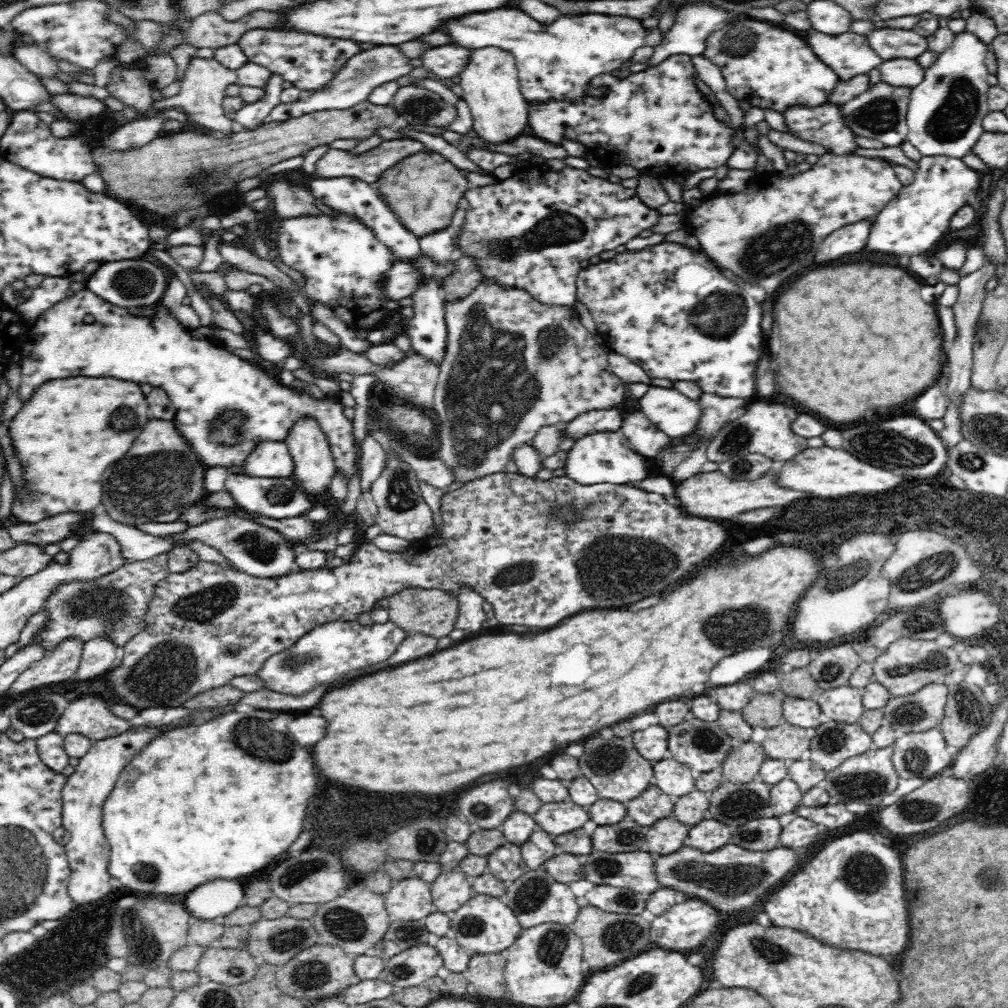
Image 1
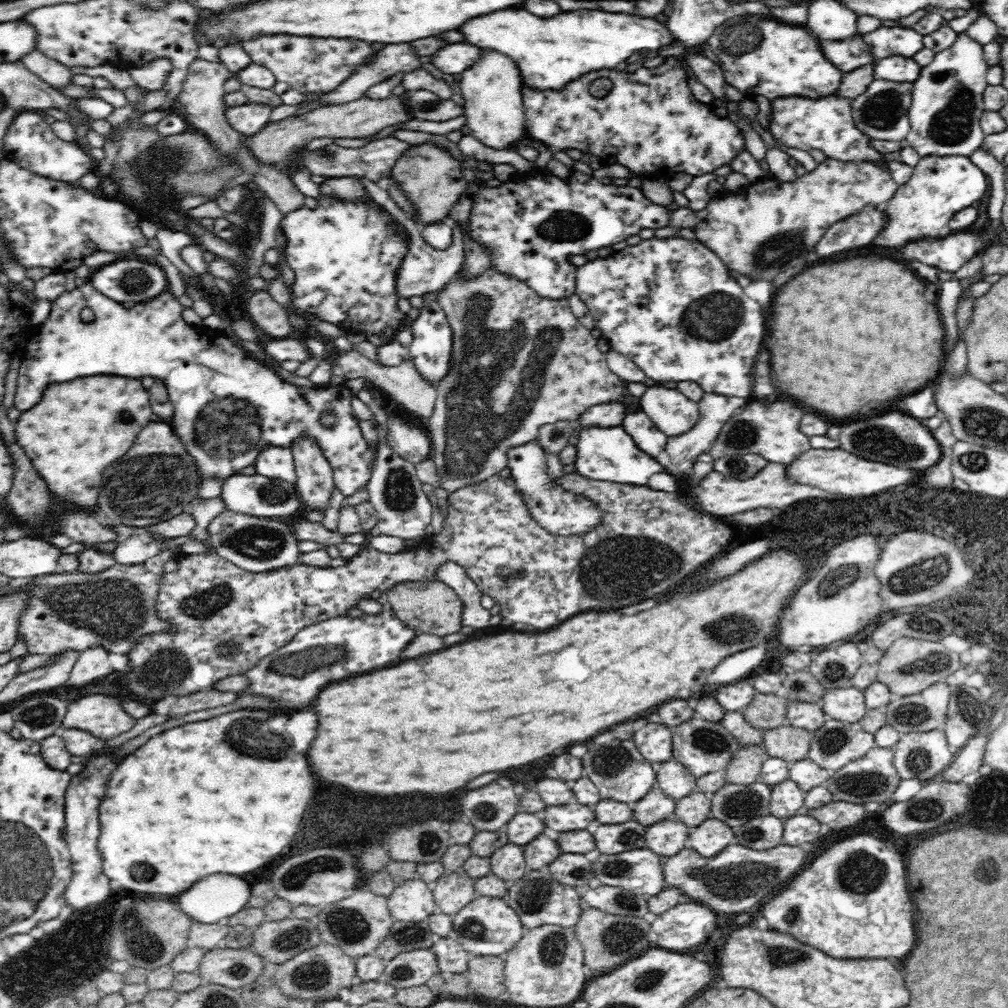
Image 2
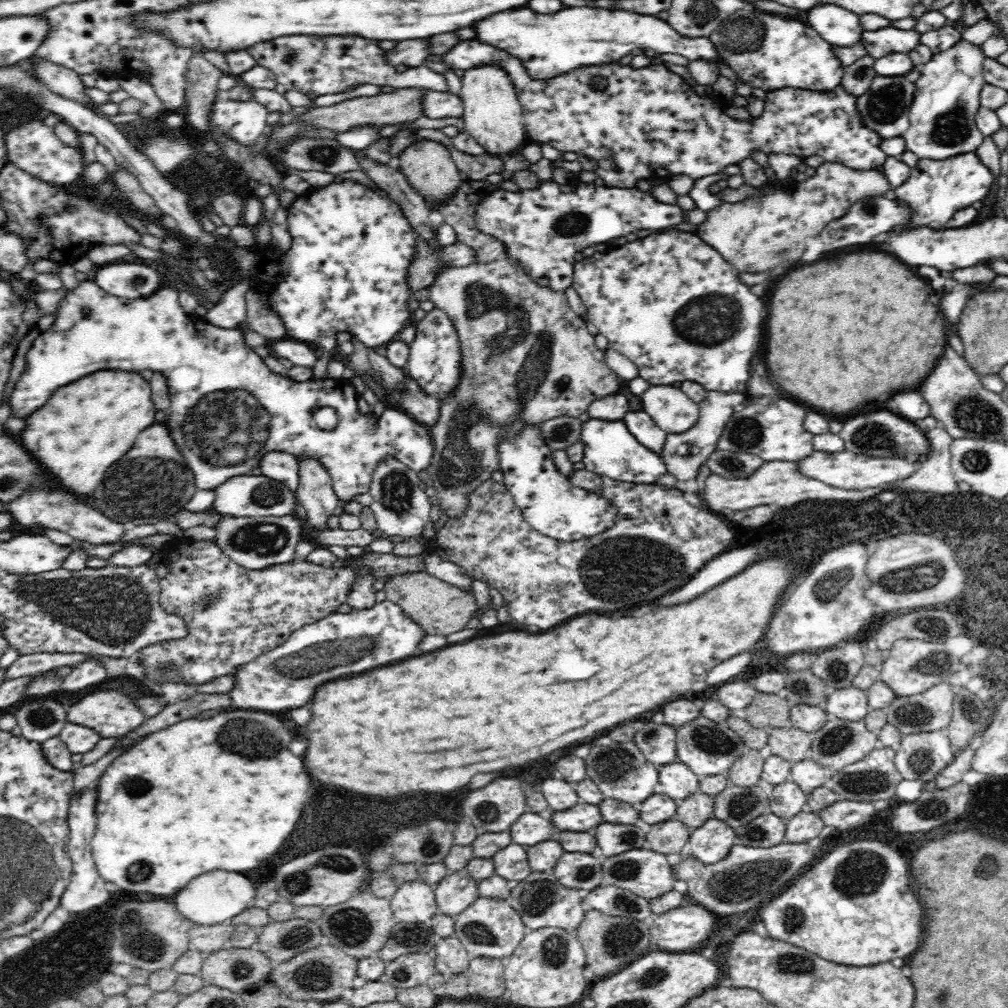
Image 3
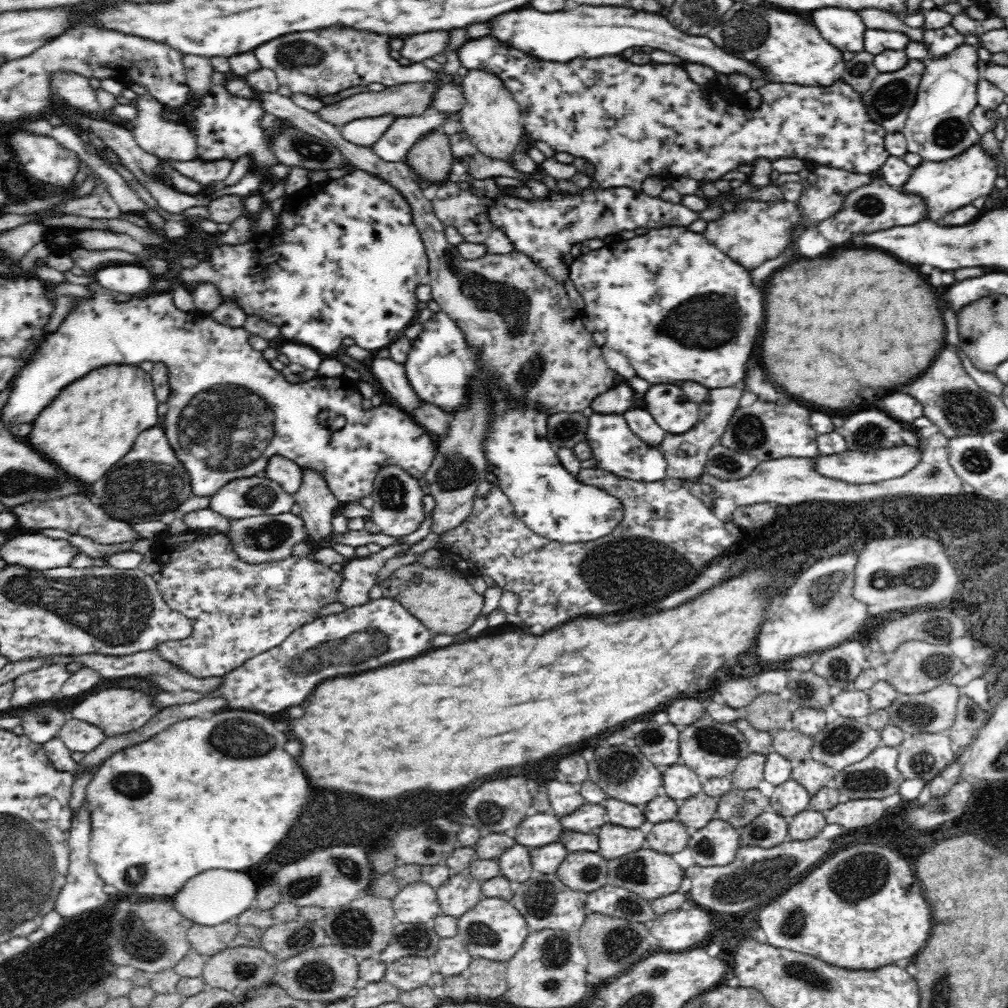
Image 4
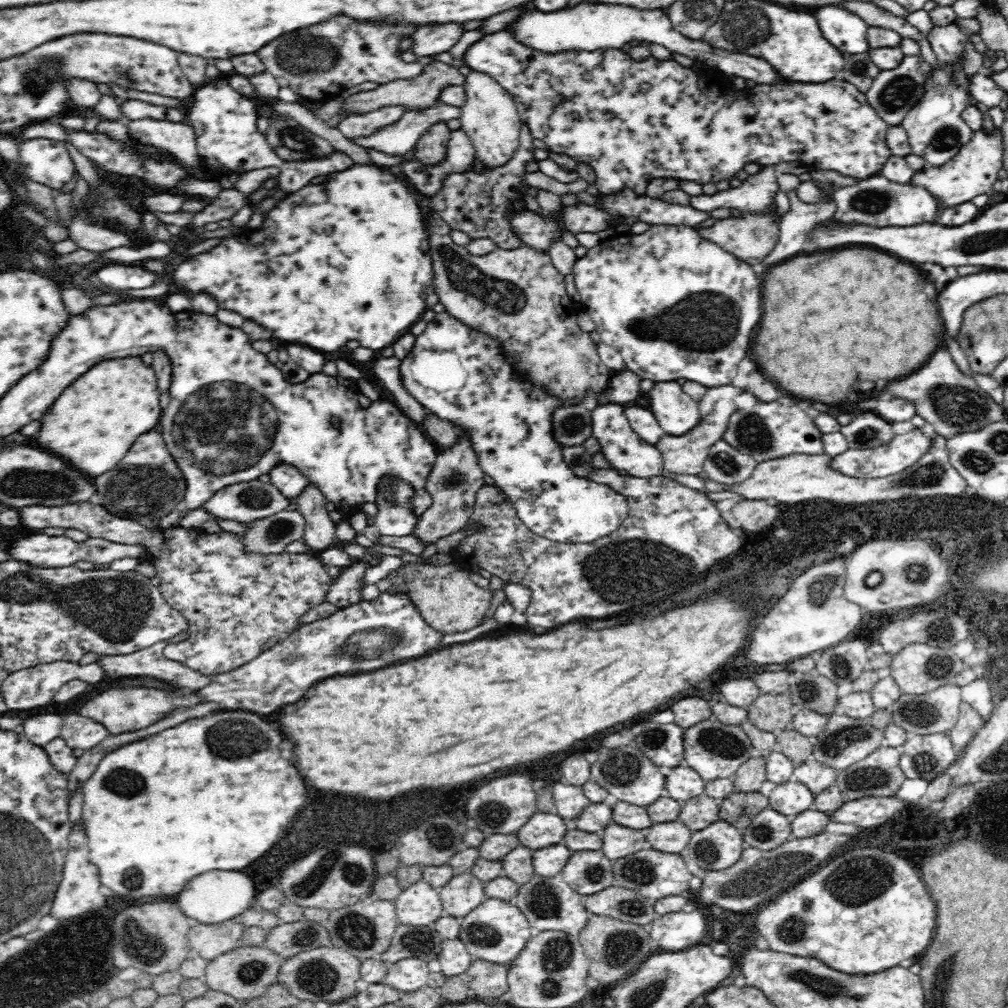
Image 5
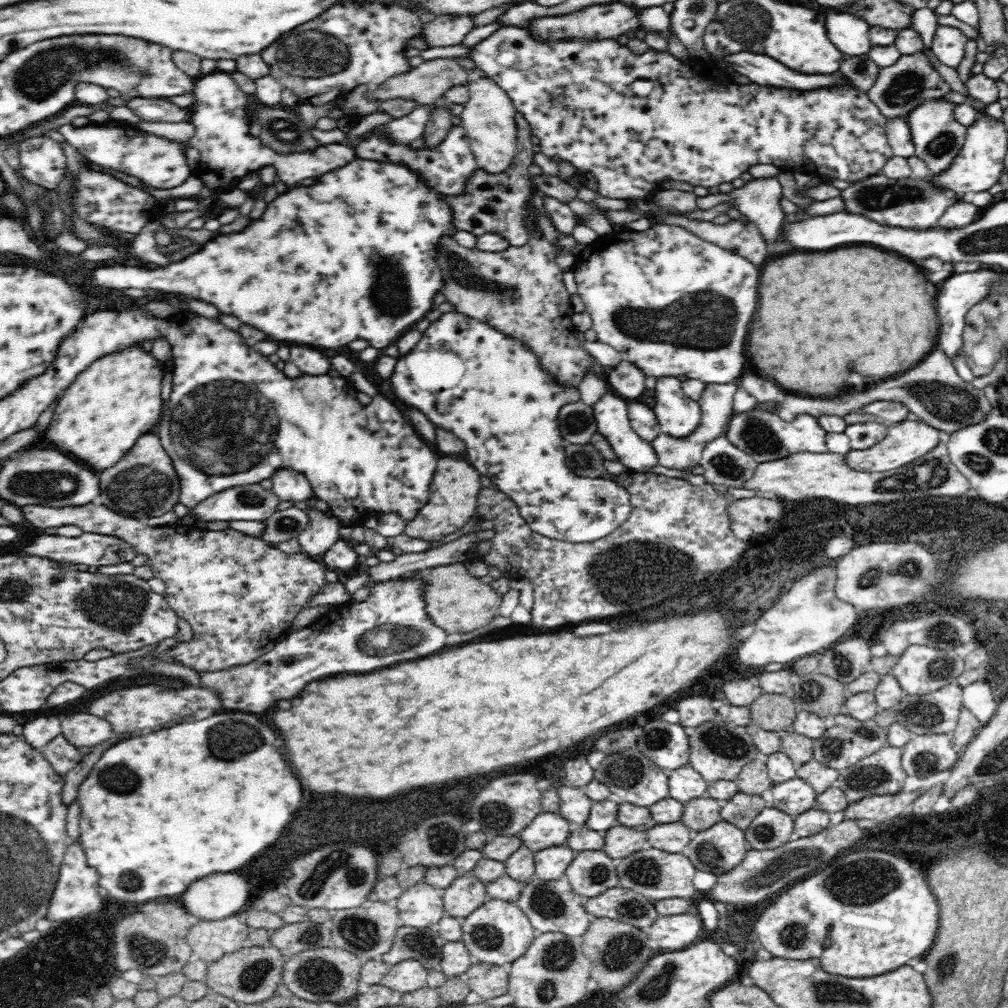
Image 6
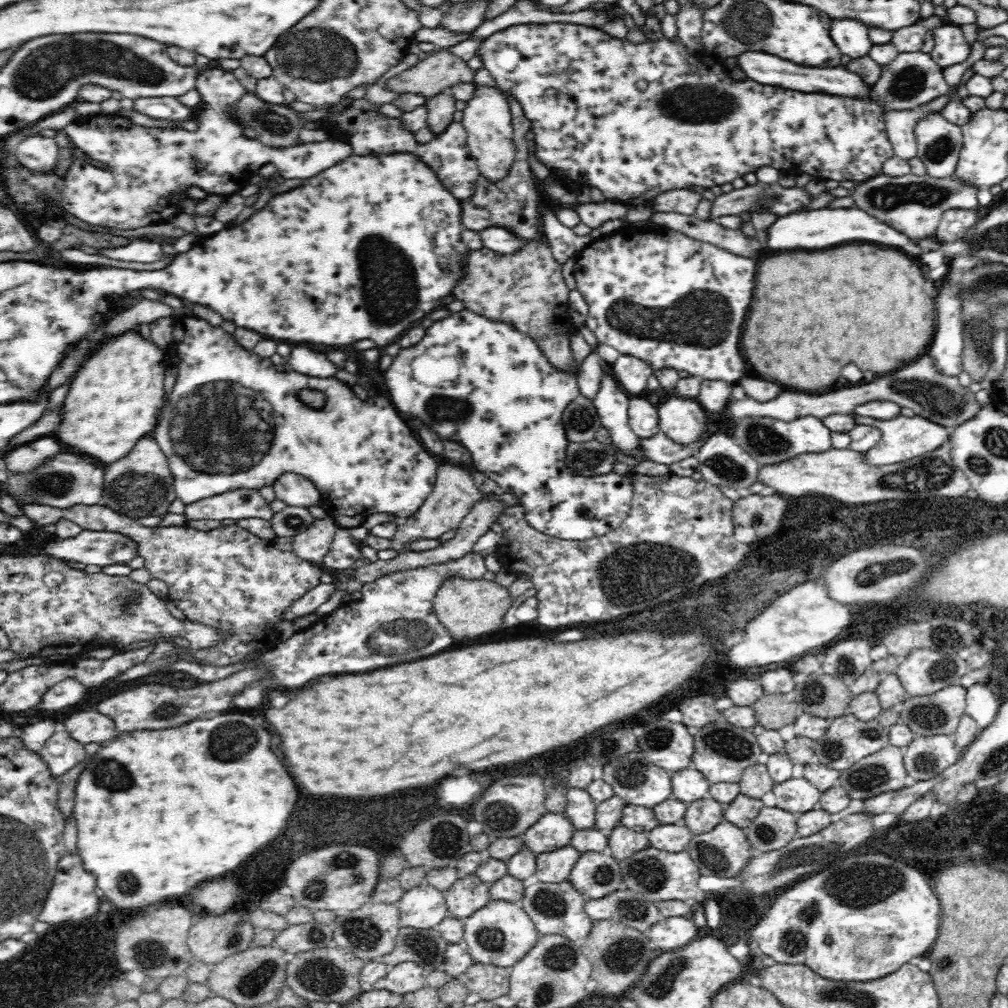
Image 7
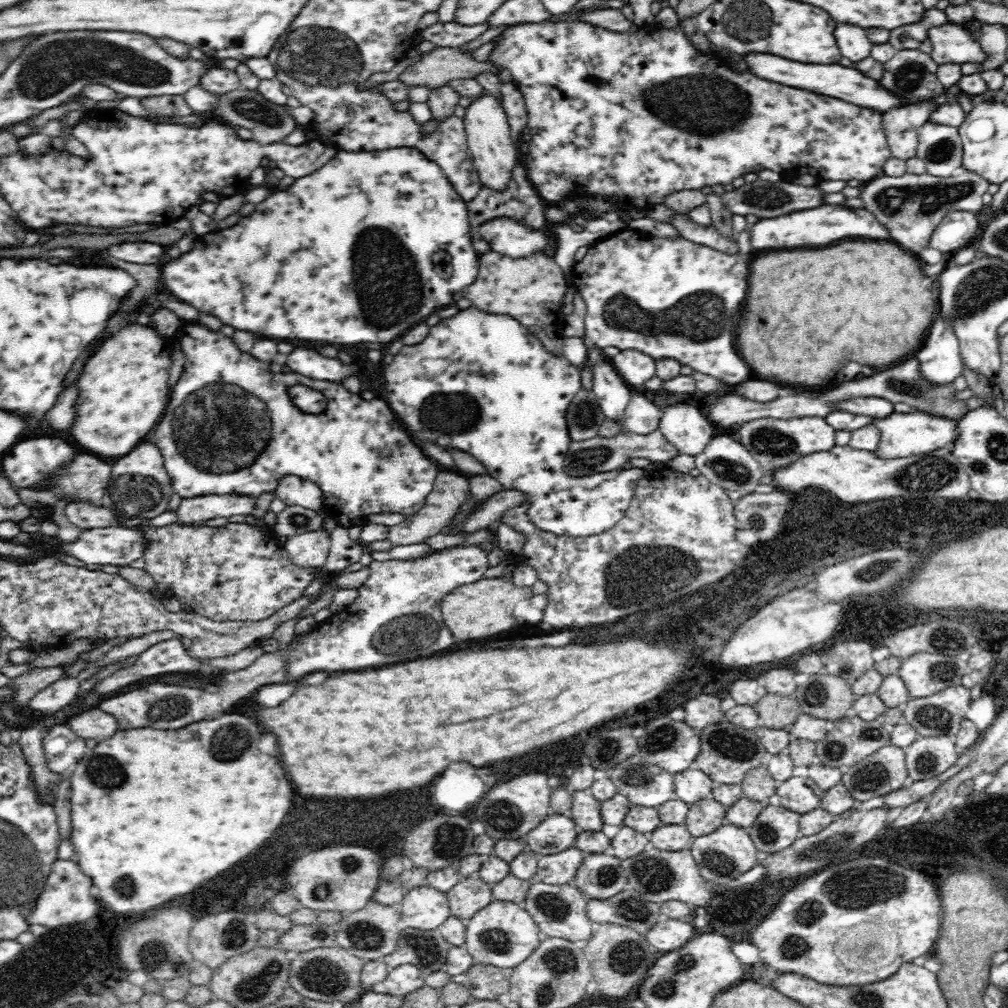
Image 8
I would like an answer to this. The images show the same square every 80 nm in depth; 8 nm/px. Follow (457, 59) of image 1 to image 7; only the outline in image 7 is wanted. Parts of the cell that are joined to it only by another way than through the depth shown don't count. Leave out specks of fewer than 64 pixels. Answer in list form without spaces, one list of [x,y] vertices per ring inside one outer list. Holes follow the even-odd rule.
[[[574,23],[516,24],[482,40],[479,48],[476,49],[476,56],[481,59],[483,68],[490,73],[496,86],[507,95],[512,95],[514,102],[524,109],[526,118],[531,124],[531,131],[534,132],[536,156],[546,168],[549,168],[552,177],[574,192],[585,185],[594,186],[602,191],[606,200],[621,202],[628,208],[649,204],[660,192],[674,190],[674,188],[686,189],[688,186],[702,186],[705,189],[728,184],[748,172],[754,173],[760,166],[772,166],[779,171],[791,170],[795,175],[806,172],[811,177],[836,180],[850,186],[882,175],[884,161],[895,155],[885,131],[885,112],[876,101],[861,96],[850,98],[849,96],[822,94],[822,92],[804,94],[804,92],[794,92],[794,90],[786,90],[786,88],[778,88],[778,86],[762,86],[748,78],[743,81],[735,81],[730,78],[732,74],[724,72],[726,68],[722,68],[723,65],[719,59],[711,59],[703,53],[689,56],[684,45],[678,41],[672,43],[663,39],[658,42],[646,41],[643,44],[633,44],[627,39],[612,37],[602,29]],[[638,80],[648,80],[650,88],[646,93],[636,89],[634,84]]]

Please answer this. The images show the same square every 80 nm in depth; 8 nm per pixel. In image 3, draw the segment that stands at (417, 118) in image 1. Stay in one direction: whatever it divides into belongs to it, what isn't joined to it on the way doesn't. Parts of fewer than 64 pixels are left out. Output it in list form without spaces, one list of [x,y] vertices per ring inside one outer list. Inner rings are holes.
[[[424,90],[422,94],[422,115],[428,118],[460,118],[463,114],[462,99],[446,92]]]

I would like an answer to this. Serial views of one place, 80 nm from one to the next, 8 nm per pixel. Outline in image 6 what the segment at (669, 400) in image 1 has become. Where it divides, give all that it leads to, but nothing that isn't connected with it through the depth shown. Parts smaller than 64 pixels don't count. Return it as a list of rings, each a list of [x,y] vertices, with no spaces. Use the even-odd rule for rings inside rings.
[[[677,377],[657,379],[655,390],[656,406],[653,412],[659,422],[660,431],[674,438],[688,437],[701,421],[699,403],[683,393]]]

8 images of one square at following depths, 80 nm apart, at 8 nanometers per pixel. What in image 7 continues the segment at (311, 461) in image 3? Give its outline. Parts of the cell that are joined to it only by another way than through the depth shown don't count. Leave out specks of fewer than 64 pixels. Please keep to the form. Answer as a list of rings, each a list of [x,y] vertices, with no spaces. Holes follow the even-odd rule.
[[[330,516],[314,518],[306,531],[294,538],[293,552],[302,560],[320,562],[328,554],[339,527]]]

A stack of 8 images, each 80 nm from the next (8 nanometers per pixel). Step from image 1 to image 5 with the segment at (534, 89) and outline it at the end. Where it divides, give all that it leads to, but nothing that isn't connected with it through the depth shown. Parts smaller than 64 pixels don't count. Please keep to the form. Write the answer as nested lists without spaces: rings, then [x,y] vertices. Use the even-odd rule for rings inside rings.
[[[578,3],[576,6],[558,10],[556,12],[542,12],[534,8],[524,10],[522,16],[516,16],[504,31],[512,33],[512,37],[522,45],[538,50],[543,54],[568,54],[568,52],[596,52],[595,50],[621,49],[625,44],[630,44],[633,40],[636,42],[648,42],[651,44],[660,44],[667,48],[672,54],[684,55],[695,64],[707,65],[711,71],[718,73],[720,78],[724,80],[730,75],[741,76],[747,80],[754,80],[757,84],[772,84],[780,81],[778,72],[762,58],[752,58],[746,54],[736,54],[727,52],[720,48],[714,48],[709,42],[704,39],[692,40],[680,34],[671,23],[668,15],[664,14],[662,9],[656,10],[640,10],[631,6],[624,5],[607,5],[598,3]]]

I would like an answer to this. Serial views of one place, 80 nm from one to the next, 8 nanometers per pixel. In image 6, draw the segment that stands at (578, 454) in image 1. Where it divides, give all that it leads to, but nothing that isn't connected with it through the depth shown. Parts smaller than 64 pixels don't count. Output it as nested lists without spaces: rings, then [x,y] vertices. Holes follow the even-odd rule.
[[[608,389],[608,392],[593,407],[597,433],[608,441],[615,454],[615,460],[624,465],[628,472],[648,474],[651,469],[660,465],[660,459],[656,454],[655,448],[632,429],[627,412],[628,403],[629,401],[623,400]]]

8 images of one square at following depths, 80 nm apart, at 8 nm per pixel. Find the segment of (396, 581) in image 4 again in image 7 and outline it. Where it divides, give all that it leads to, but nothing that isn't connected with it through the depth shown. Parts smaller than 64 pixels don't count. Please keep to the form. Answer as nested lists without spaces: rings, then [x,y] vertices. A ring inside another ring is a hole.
[[[448,576],[432,598],[432,611],[452,636],[474,638],[482,634],[498,632],[497,628],[502,624],[502,618],[507,609],[511,607],[512,601],[510,591],[494,581]]]

